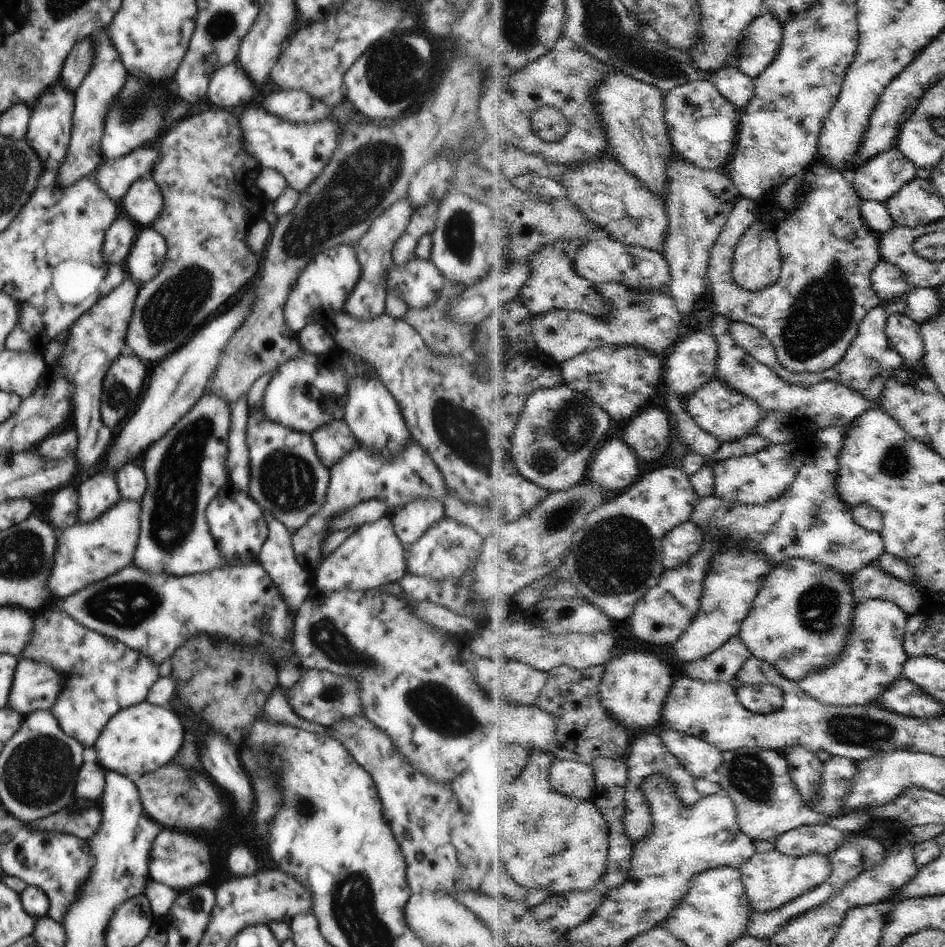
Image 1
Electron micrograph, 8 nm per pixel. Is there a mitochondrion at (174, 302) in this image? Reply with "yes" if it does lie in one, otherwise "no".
yes

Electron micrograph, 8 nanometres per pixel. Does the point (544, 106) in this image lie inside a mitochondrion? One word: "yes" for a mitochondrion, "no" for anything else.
no

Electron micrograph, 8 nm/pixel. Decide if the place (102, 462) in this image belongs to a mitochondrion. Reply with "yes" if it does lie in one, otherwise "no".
no

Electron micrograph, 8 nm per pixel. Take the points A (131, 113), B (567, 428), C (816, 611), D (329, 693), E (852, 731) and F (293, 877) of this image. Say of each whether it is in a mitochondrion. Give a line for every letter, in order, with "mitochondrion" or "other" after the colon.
A: mitochondrion
B: mitochondrion
C: mitochondrion
D: mitochondrion
E: mitochondrion
F: other

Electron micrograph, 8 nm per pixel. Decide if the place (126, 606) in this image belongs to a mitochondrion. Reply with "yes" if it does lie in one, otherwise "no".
yes

